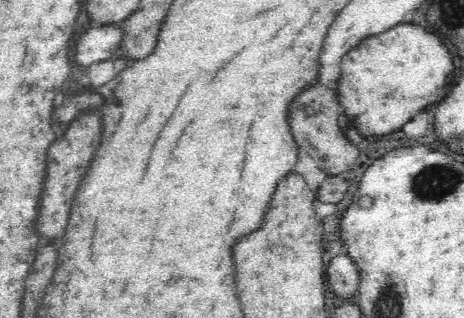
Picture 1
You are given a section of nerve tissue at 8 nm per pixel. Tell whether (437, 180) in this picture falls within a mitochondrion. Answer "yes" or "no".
yes

